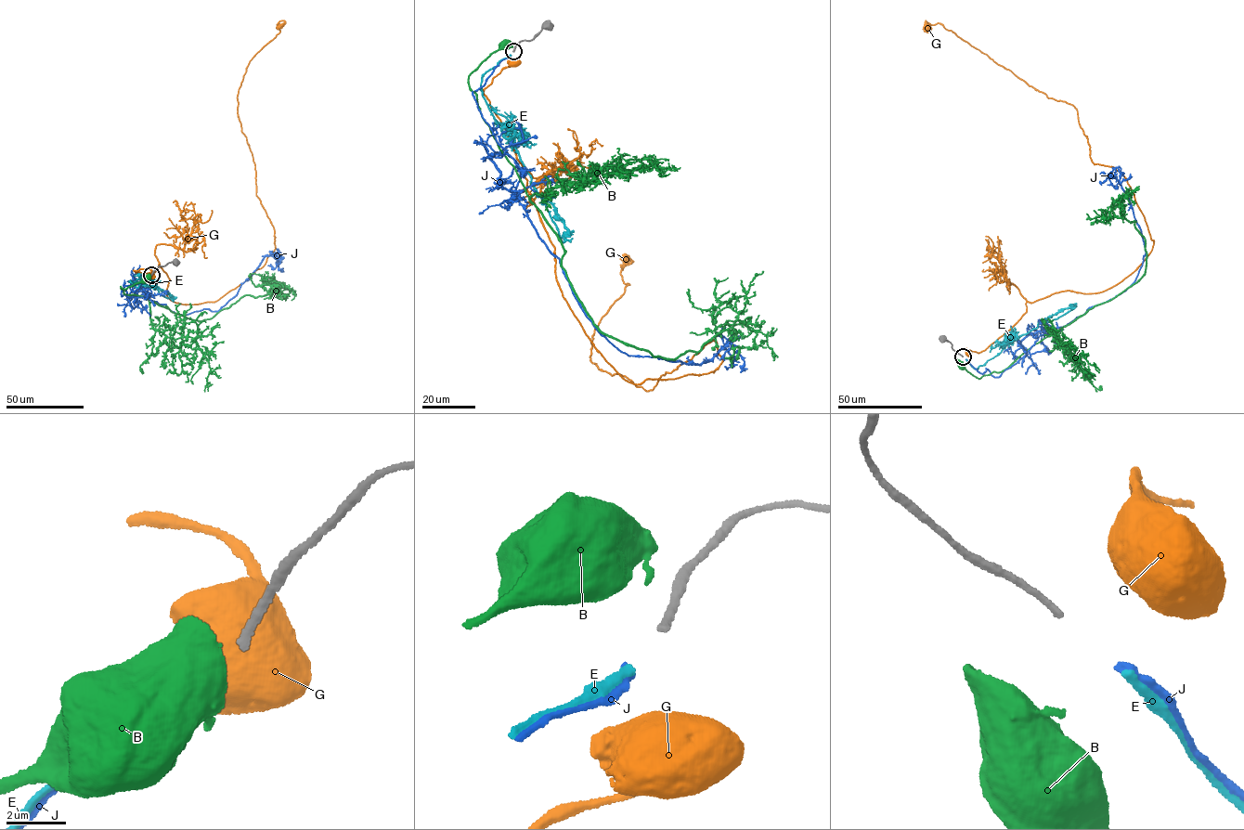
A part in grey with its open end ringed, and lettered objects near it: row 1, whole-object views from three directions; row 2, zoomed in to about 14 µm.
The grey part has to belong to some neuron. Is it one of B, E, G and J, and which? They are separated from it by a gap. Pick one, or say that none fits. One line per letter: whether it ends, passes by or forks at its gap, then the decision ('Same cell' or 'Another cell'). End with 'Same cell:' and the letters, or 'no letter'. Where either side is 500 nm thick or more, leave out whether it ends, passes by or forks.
B: Another cell
E: It ends there. Same cell
G: Another cell
J: It ends there. Another cell
Same cell: E

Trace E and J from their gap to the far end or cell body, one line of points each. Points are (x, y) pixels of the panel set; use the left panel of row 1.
E: (149, 278), (136, 287), (129, 281), (142, 281), (154, 289), (156, 286), (161, 295), (172, 298), (158, 287)
J: (149, 278), (121, 295), (145, 291), (187, 315), (218, 311), (265, 256), (280, 253), (283, 268)

